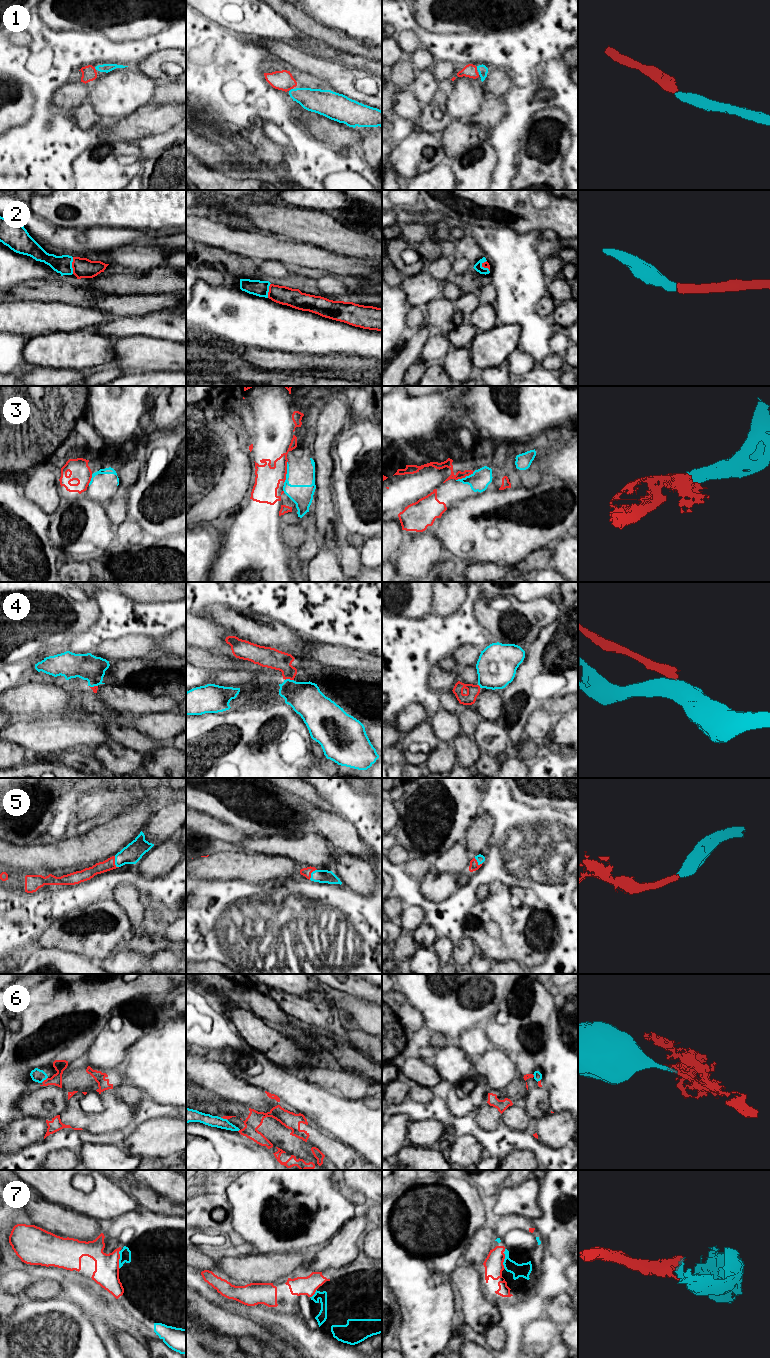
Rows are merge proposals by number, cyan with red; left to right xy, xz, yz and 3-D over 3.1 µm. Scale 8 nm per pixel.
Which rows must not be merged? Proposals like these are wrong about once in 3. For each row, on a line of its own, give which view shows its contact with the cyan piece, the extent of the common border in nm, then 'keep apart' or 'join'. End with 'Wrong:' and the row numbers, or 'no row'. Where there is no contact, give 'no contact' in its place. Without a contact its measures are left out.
1: contact in xy; length 30 nm; join
2: contact in xy; length 140 nm; join
3: contact in xz; length 180 nm; join
4: contact in xz; length 70 nm; keep apart
5: contact in xy; length 100 nm; join
6: contact in xy; length 70 nm; keep apart
7: contact in xy; length 140 nm; join
Wrong: 4, 6

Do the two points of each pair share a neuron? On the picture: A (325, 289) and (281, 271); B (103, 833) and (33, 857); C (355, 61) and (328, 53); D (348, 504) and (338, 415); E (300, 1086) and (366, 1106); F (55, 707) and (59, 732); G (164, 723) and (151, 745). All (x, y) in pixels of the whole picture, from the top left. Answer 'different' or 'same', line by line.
A: same
B: same
C: same
D: different
E: same
F: different
G: different

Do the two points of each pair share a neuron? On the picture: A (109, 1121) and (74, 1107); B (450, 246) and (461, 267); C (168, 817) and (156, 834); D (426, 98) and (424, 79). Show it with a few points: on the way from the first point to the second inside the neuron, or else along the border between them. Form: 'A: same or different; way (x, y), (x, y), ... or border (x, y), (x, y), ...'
A: same; way (100, 1121), (87, 1121), (82, 1116)
B: different; border (455, 242), (455, 257), (452, 262)
C: same; way (166, 821), (157, 830)
D: same; way (424, 93), (424, 84)

